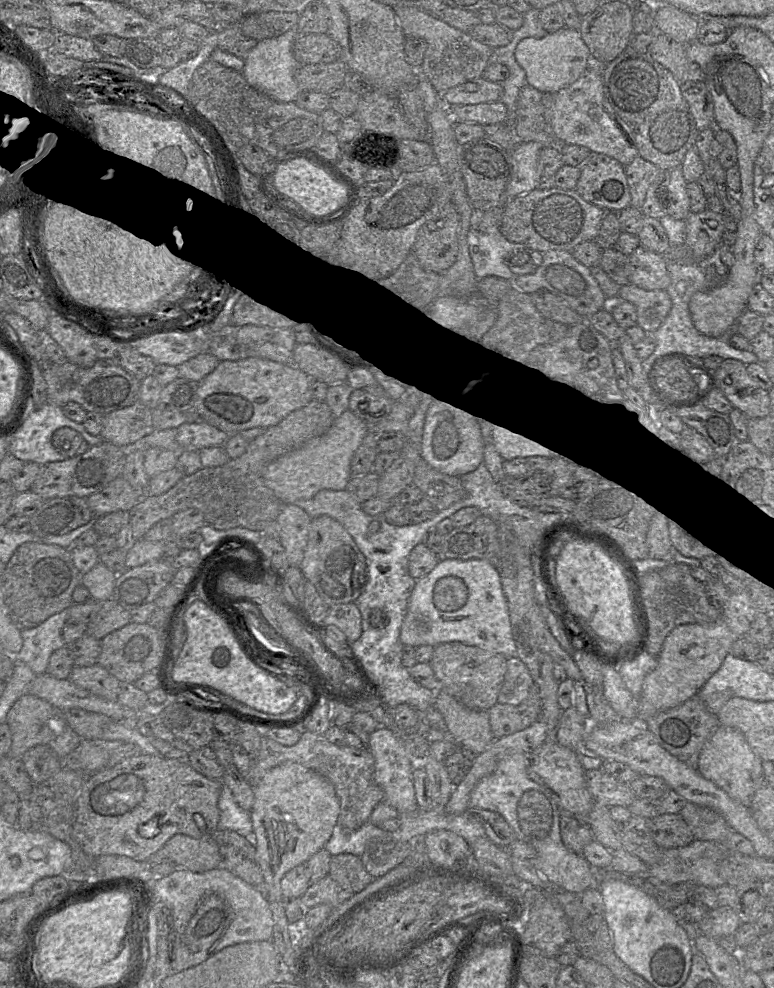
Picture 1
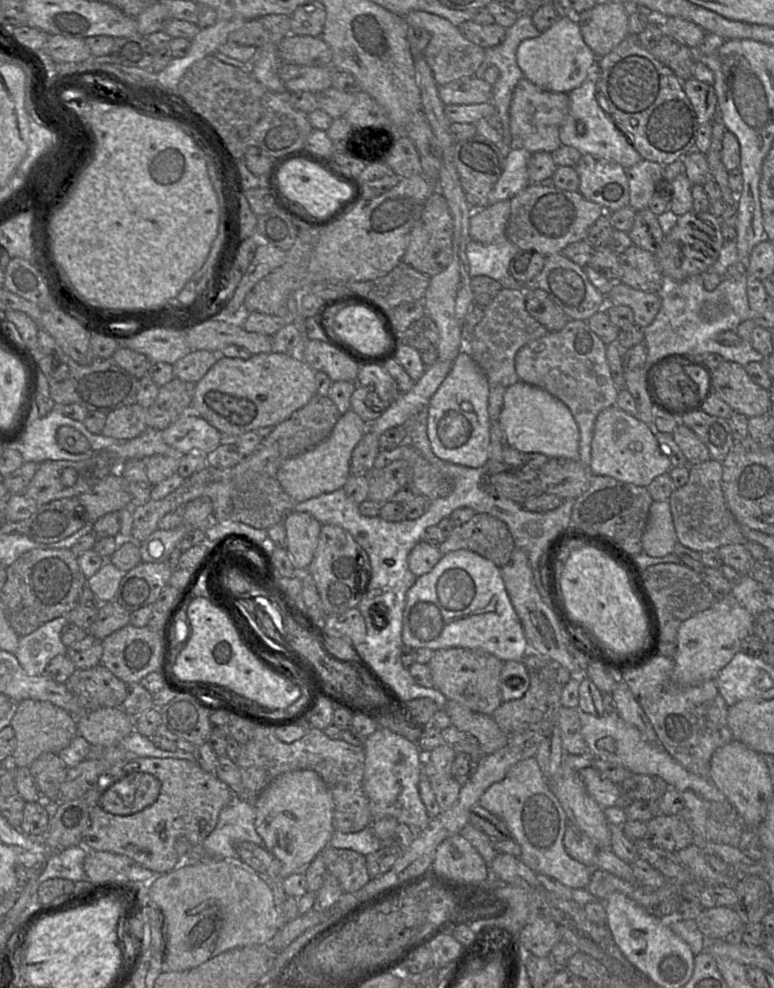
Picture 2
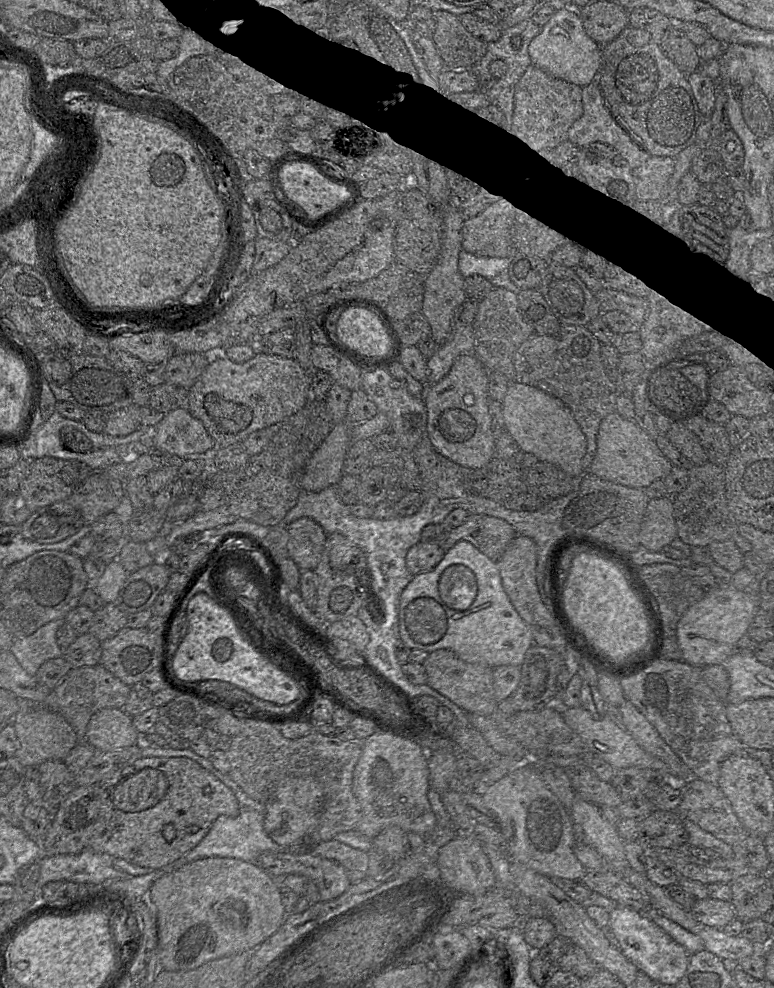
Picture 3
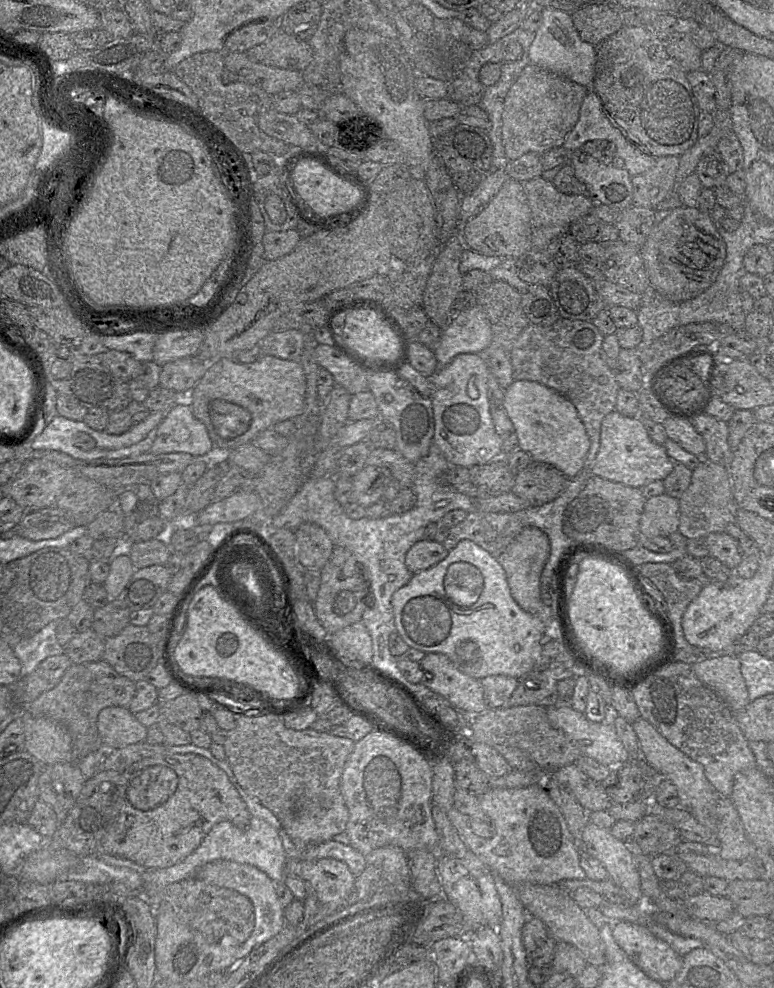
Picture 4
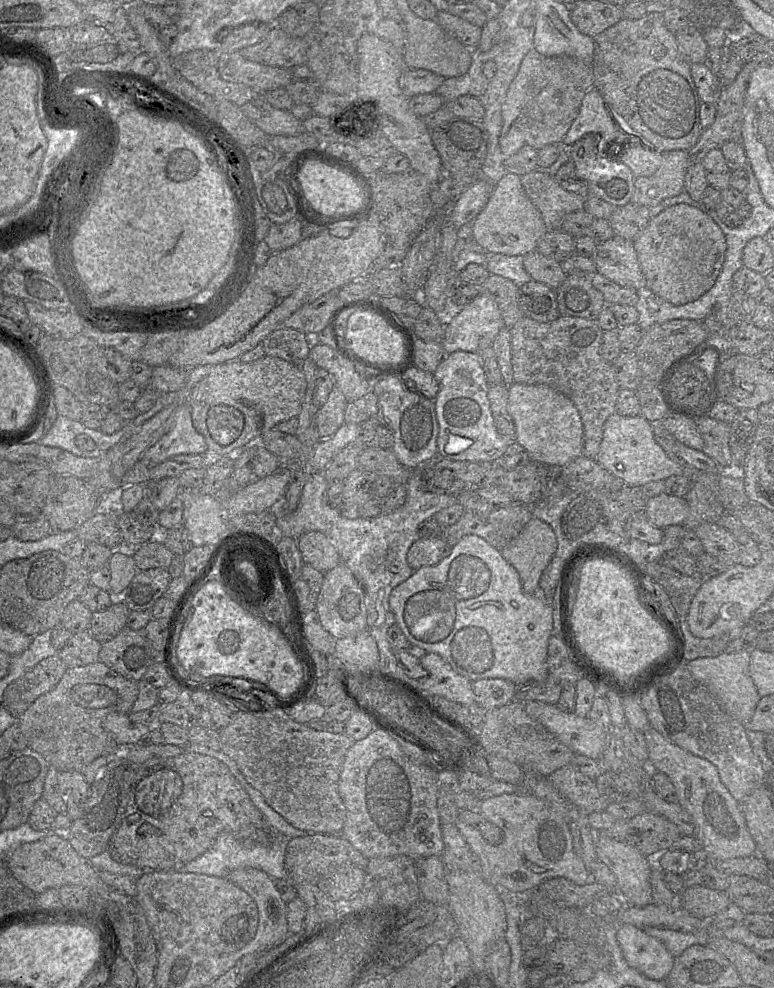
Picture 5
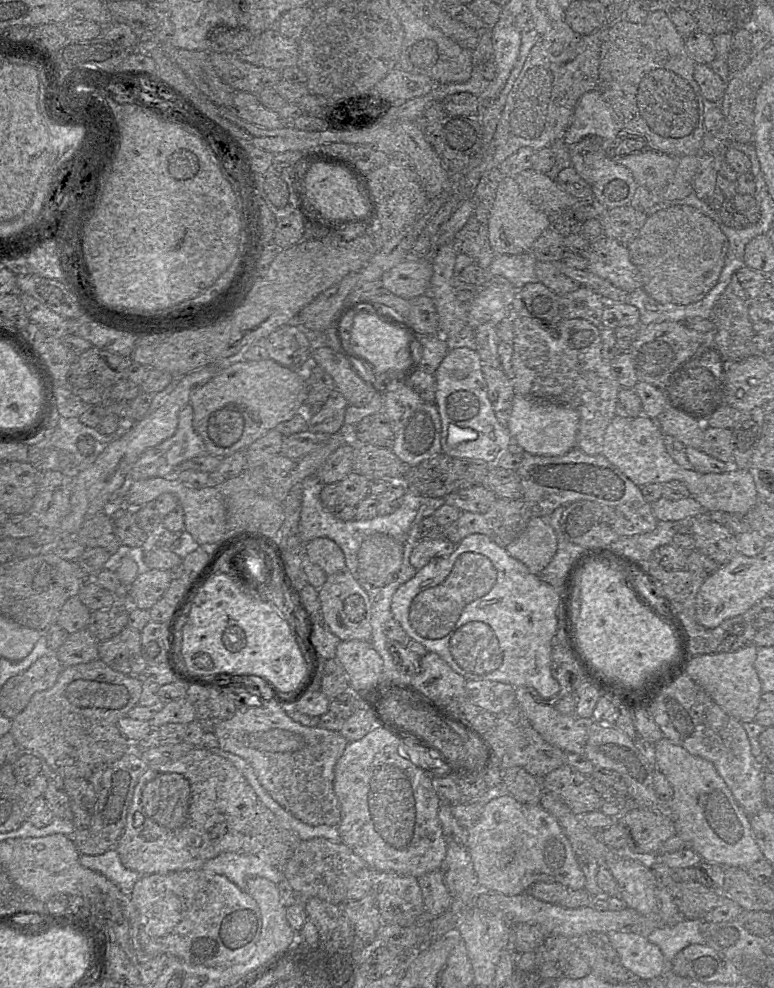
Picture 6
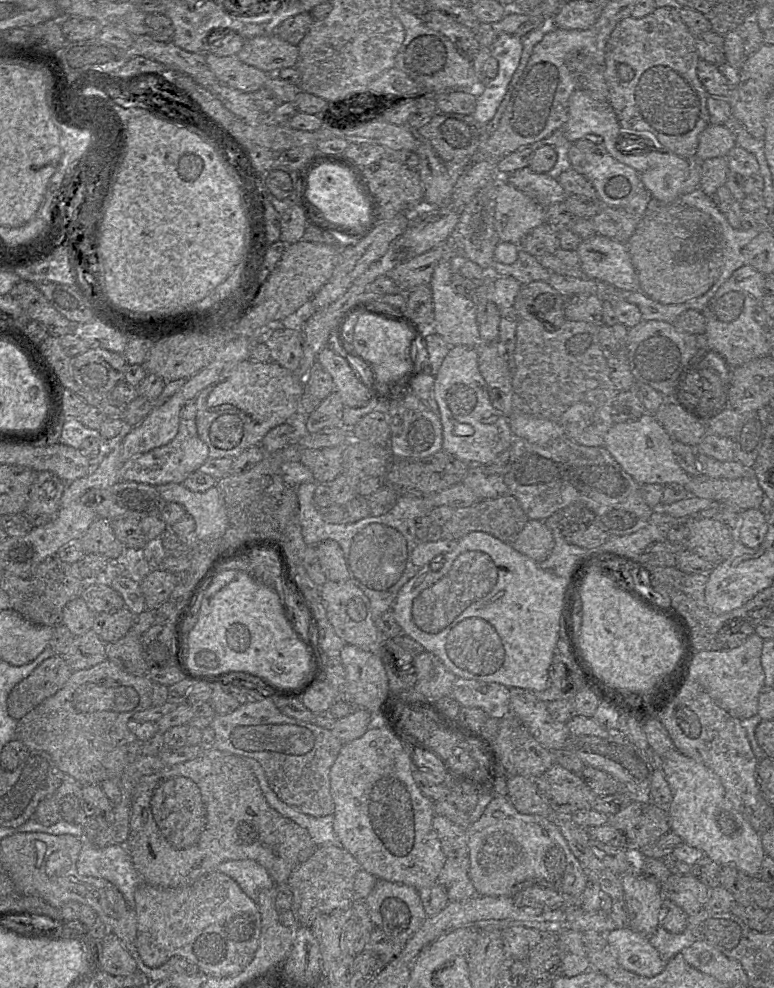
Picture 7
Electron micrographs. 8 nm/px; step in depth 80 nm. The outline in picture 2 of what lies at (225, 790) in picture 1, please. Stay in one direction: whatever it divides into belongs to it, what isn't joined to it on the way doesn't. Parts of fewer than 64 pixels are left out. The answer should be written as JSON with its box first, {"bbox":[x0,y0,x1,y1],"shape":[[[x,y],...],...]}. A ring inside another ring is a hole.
{"bbox":[202,796,263,859],"shape":[[[234,796],[219,814],[214,830],[202,843],[208,857],[239,859],[236,843],[243,841],[263,845],[255,827],[256,811],[252,802]]]}

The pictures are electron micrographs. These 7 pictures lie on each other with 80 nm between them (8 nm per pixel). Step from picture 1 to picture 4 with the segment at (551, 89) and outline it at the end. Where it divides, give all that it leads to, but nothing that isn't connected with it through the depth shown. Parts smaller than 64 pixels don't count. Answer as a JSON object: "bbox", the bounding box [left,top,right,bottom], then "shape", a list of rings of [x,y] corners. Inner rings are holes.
{"bbox":[529,7,596,87],"shape":[[[553,7],[542,9],[542,22],[529,48],[530,62],[590,87],[595,76],[596,46],[581,39],[571,13]]]}

